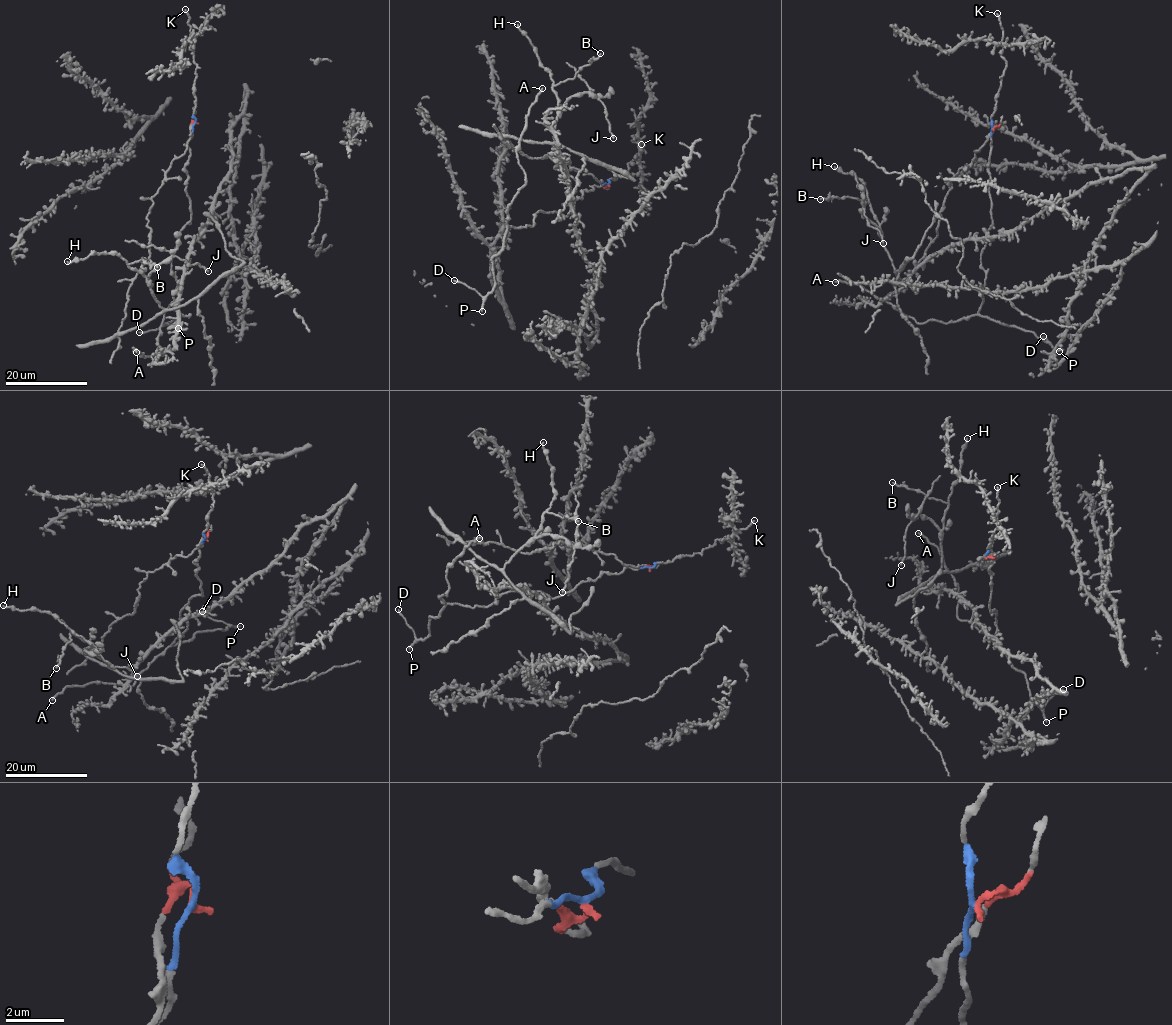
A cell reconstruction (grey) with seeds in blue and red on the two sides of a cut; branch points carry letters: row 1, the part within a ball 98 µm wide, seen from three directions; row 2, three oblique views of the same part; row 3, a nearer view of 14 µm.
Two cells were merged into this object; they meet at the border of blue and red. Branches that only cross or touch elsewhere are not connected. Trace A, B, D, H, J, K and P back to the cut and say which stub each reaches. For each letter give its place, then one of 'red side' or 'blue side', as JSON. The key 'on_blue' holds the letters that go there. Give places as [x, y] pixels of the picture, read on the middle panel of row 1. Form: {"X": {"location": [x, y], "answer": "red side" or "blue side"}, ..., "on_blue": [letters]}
{"A": {"location": [542, 88], "answer": "blue side"}, "B": {"location": [600, 53], "answer": "red side"}, "D": {"location": [454, 280], "answer": "blue side"}, "H": {"location": [517, 24], "answer": "red side"}, "J": {"location": [613, 138], "answer": "red side"}, "K": {"location": [641, 144], "answer": "blue side"}, "P": {"location": [482, 311], "answer": "blue side"}, "on_blue": ["A", "D", "K", "P"]}

